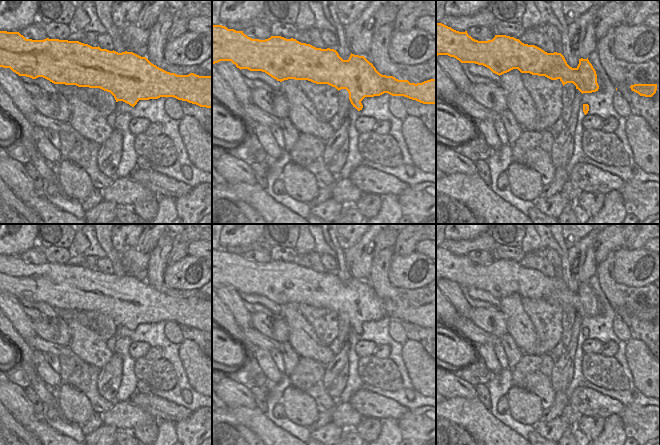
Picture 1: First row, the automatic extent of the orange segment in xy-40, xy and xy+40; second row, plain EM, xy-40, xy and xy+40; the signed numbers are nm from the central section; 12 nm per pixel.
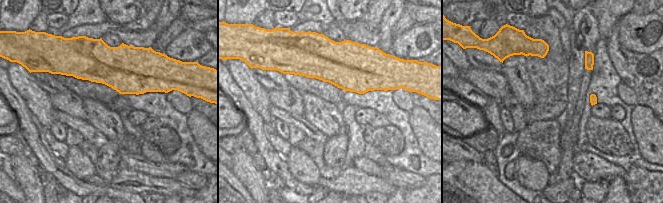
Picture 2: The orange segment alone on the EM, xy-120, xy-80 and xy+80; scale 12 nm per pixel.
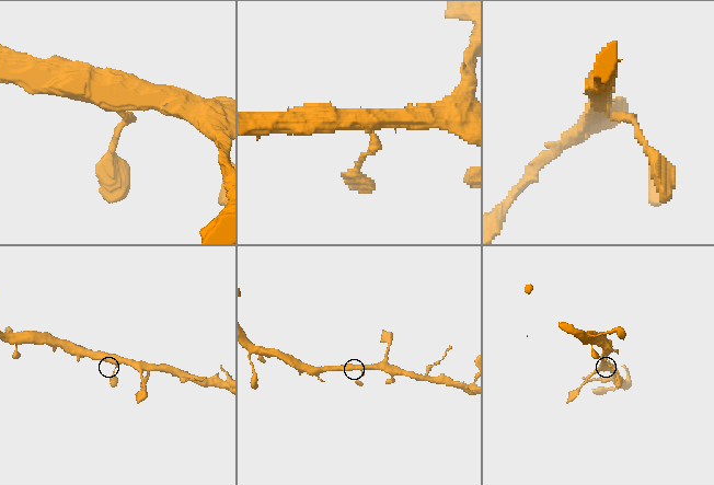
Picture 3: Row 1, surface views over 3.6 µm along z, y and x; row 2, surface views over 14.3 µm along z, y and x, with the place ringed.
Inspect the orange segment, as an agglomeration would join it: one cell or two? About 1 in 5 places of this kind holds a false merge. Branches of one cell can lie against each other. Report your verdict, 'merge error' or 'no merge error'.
no merge error

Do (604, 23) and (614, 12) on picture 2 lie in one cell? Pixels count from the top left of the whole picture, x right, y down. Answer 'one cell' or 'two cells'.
one cell

